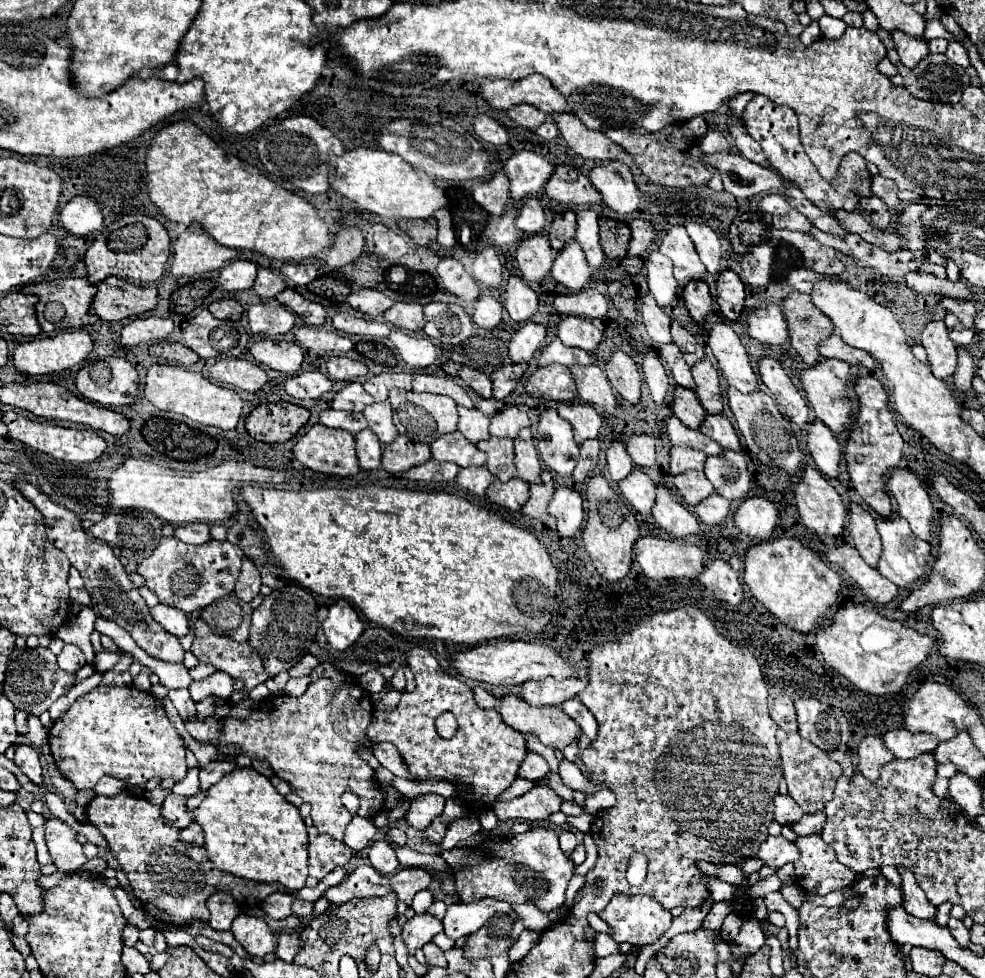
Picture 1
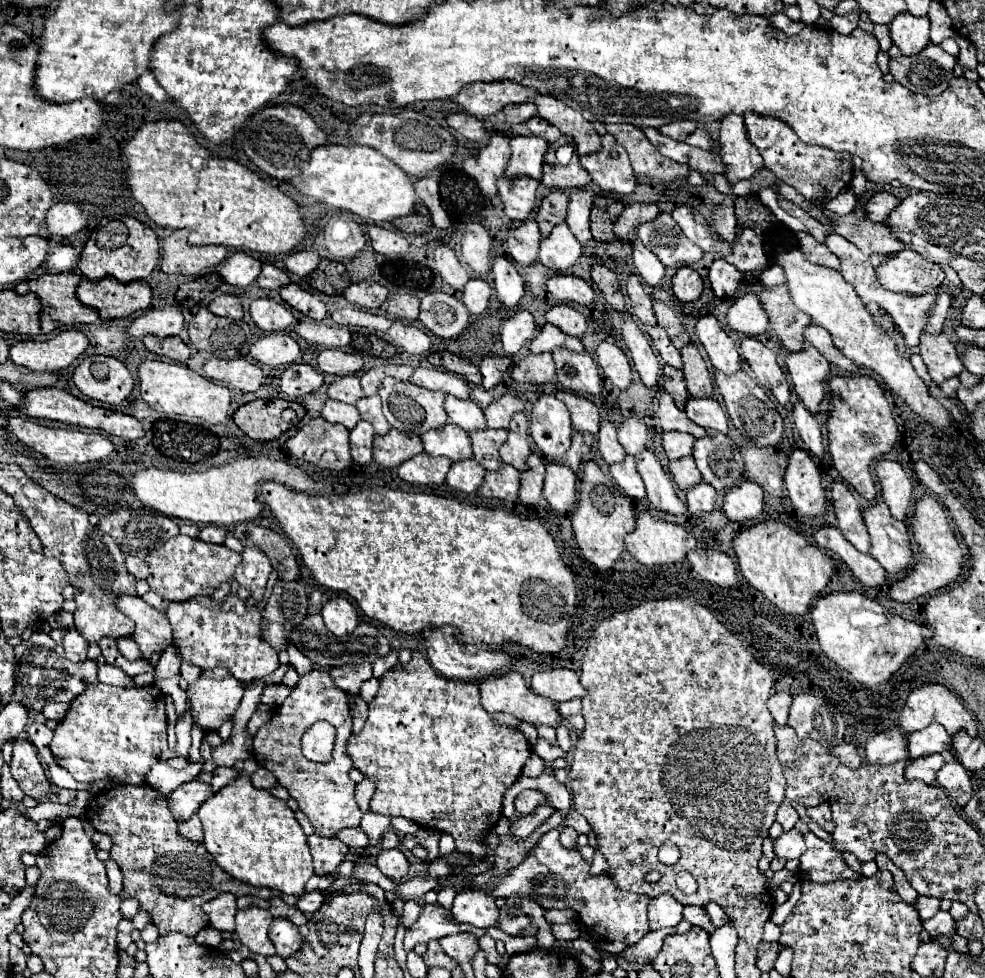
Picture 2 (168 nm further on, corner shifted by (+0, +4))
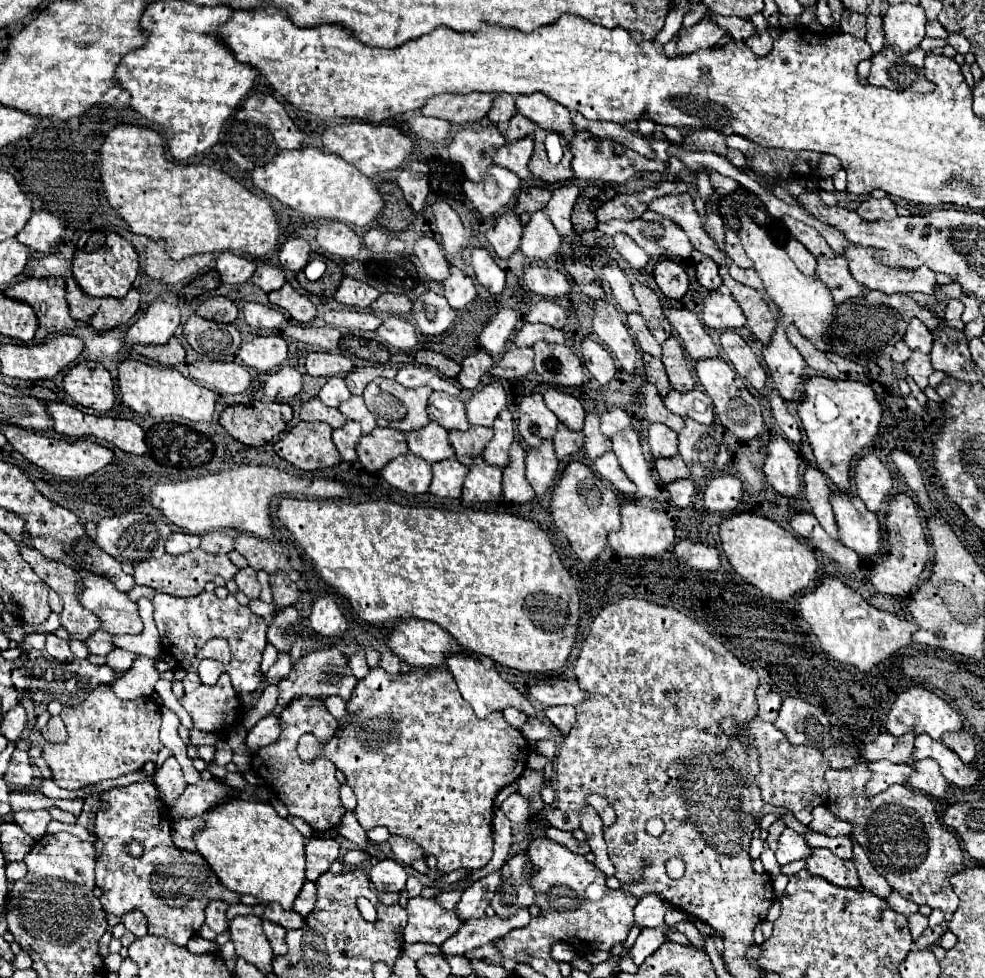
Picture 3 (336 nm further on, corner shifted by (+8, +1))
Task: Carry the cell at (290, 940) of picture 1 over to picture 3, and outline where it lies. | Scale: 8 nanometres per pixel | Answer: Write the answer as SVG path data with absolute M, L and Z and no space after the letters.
M264 921L264 935L268 937L272 949L274 949L274 955L284 955L286 953L286 929L272 923L272 921Z

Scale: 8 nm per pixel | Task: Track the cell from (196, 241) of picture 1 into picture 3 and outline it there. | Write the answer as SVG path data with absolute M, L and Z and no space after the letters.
M150 241L146 245L144 271L146 271L146 275L150 275L152 279L158 279L162 283L178 283L178 281L198 273L210 261L212 261L212 253L192 255L192 257L174 261L168 257L164 241Z

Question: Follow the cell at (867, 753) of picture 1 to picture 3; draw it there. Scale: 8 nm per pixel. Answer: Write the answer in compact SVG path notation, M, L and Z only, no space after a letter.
M890 733L878 735L872 743L866 745L866 761L880 761L888 759L892 763L906 763L912 757L914 749L914 733L906 733L900 737L894 737Z

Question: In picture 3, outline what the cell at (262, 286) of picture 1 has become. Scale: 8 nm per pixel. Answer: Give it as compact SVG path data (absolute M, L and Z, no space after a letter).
M258 265L254 275L252 275L252 281L254 285L258 285L264 293L270 293L270 291L276 291L280 289L286 279L284 279L284 271L272 267L272 265Z

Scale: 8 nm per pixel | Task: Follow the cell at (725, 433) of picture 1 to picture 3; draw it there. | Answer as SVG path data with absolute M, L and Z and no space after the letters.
M670 391L664 399L664 405L680 415L682 419L690 417L694 419L696 423L702 423L702 425L712 425L714 421L714 409L712 409L712 403L708 399L708 395L704 391L688 391L688 393L678 393L678 391Z

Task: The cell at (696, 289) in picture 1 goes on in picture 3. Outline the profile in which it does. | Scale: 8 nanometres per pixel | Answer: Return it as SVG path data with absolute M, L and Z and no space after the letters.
M660 261L654 267L654 279L660 291L670 299L682 299L690 287L686 271L674 261Z

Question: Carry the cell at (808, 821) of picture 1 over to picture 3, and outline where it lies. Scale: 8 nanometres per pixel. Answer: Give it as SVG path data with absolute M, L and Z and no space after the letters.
M816 807L812 811L812 823L808 825L812 831L816 833L824 833L828 837L838 837L838 835L850 835L852 825L846 821L840 821L832 815L832 811L828 811L828 807Z

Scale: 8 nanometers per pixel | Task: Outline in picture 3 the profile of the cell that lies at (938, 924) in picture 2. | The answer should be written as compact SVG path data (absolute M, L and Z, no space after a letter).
M914 913L908 917L908 925L910 925L910 933L914 937L914 941L924 933L924 929L928 927L928 917L922 913Z

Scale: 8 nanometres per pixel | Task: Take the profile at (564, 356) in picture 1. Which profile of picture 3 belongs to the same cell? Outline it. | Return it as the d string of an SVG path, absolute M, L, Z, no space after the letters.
M524 323L520 331L514 337L516 347L532 347L538 341L548 341L548 343L564 343L564 333L560 329L548 327L548 325L530 325Z

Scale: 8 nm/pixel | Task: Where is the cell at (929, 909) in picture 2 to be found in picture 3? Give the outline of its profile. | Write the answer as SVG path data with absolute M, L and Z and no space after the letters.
M896 891L888 897L888 905L890 905L894 911L904 913L904 915L918 913L918 905L916 905L916 903L912 903L912 901L908 901L908 899L904 899L904 897L900 897Z

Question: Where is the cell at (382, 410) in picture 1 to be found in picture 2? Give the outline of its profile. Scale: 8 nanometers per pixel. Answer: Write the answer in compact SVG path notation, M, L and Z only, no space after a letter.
M366 396L366 398L360 398L356 402L356 408L360 412L360 416L370 422L376 430L376 434L384 434L390 430L390 424L386 422L384 414L382 414L382 402L378 396Z

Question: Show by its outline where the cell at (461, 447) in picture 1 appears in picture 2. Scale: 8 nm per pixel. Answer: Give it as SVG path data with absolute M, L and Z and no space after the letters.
M444 424L442 428L434 428L420 436L424 450L432 456L446 456L452 462L472 458L470 436L458 428L456 424Z

